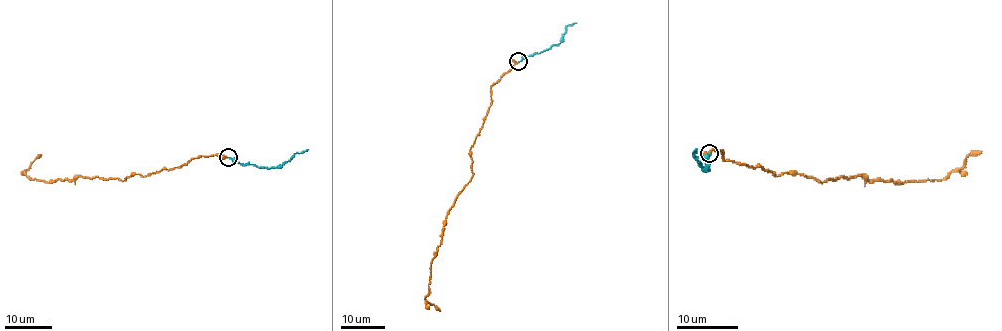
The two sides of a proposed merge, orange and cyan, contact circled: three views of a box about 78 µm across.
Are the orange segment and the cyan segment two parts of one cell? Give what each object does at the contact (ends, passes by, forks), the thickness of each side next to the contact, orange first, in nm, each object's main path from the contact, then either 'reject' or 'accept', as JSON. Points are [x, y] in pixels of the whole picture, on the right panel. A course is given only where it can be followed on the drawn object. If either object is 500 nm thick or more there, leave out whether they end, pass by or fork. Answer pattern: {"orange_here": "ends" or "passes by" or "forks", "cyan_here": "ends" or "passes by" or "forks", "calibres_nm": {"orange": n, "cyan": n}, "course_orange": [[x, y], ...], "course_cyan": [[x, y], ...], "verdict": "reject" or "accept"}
{"orange_here": "passes by", "cyan_here": "ends", "calibres_nm": {"orange": 220, "cyan": 160}, "course_orange": [[710, 153], [720, 149], [725, 161], [775, 176], [905, 182], [944, 179], [981, 151]], "course_cyan": [[708, 153], [707, 171], [703, 170], [693, 152], [697, 153], [697, 149]], "verdict": "accept"}

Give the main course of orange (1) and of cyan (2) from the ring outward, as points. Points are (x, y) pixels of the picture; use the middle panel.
1: (518, 62), (490, 89), (491, 104), (470, 150), (472, 178), (447, 216), (432, 260), (425, 299), (440, 311)
2: (518, 61), (560, 43), (566, 25), (576, 23)

